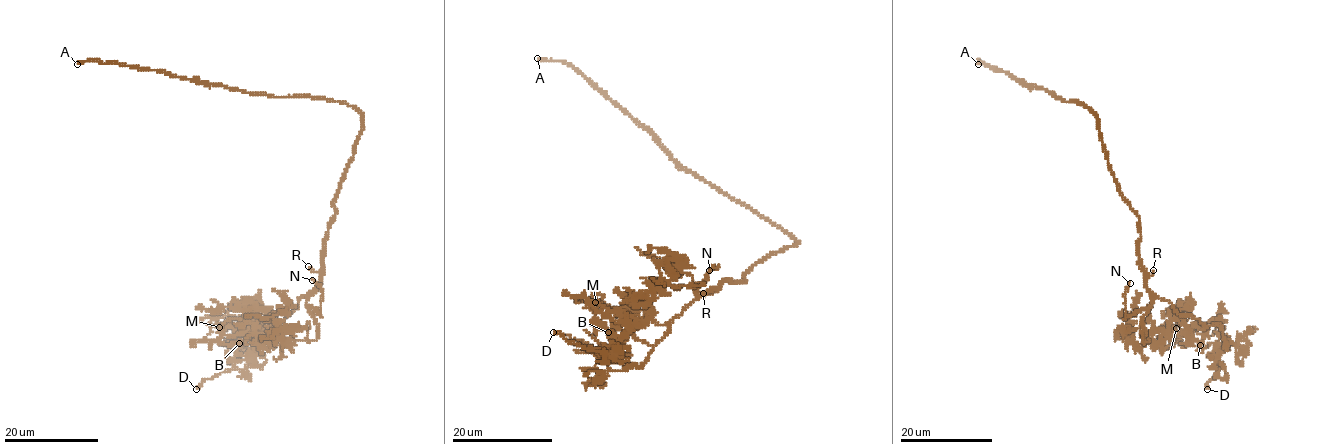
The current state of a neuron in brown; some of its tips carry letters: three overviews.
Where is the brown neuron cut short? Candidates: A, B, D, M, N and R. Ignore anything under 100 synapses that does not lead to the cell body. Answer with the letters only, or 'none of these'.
A, N, R

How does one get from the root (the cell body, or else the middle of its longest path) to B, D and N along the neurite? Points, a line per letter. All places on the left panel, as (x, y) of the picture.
B: (348, 166), (335, 198), (321, 281), (301, 297), (295, 308), (276, 312), (262, 326), (255, 324), (239, 343)
D: (348, 166), (321, 281), (277, 320), (273, 346), (250, 337), (233, 346), (233, 366), (196, 389)
N: (348, 166), (335, 198), (334, 218), (326, 238), (321, 283), (307, 301), (319, 313), (322, 289), (312, 280)

